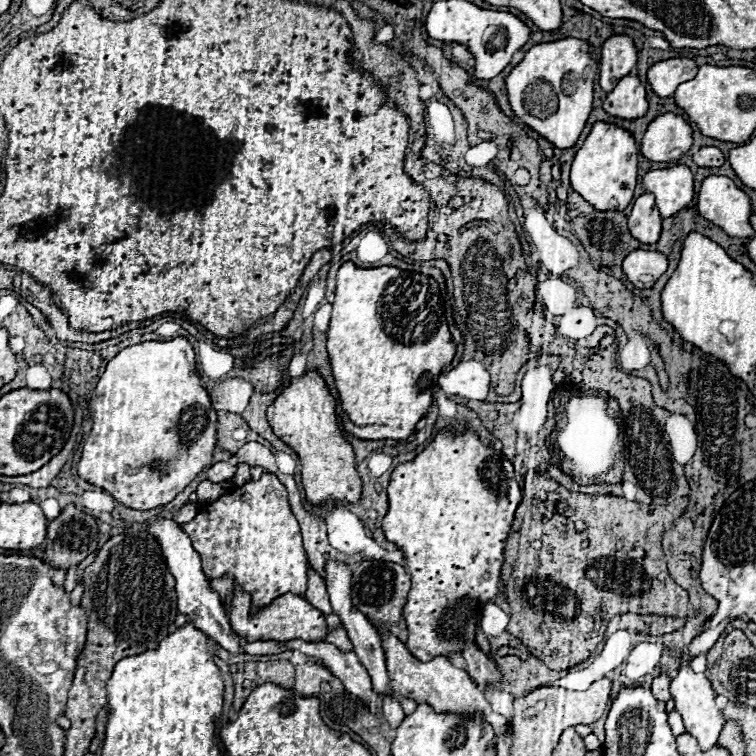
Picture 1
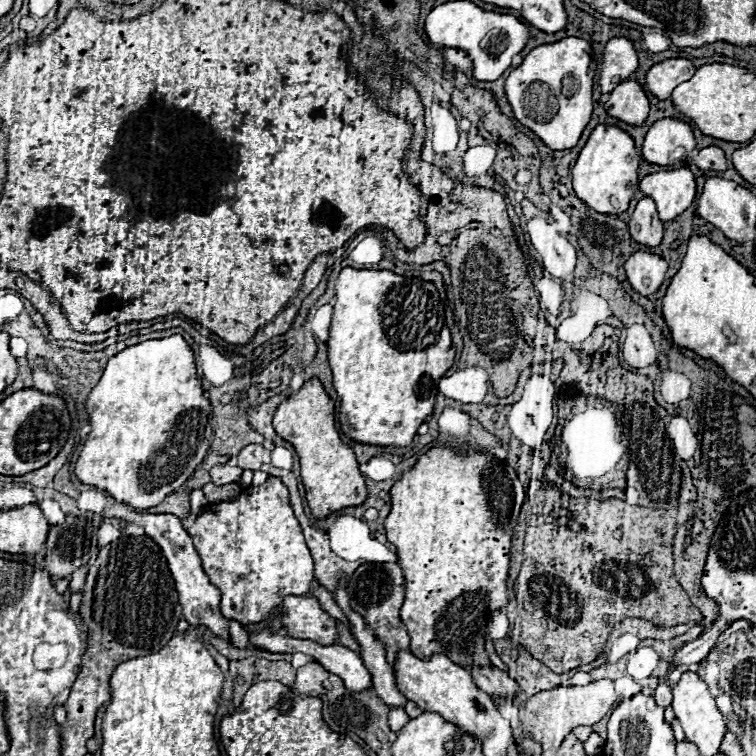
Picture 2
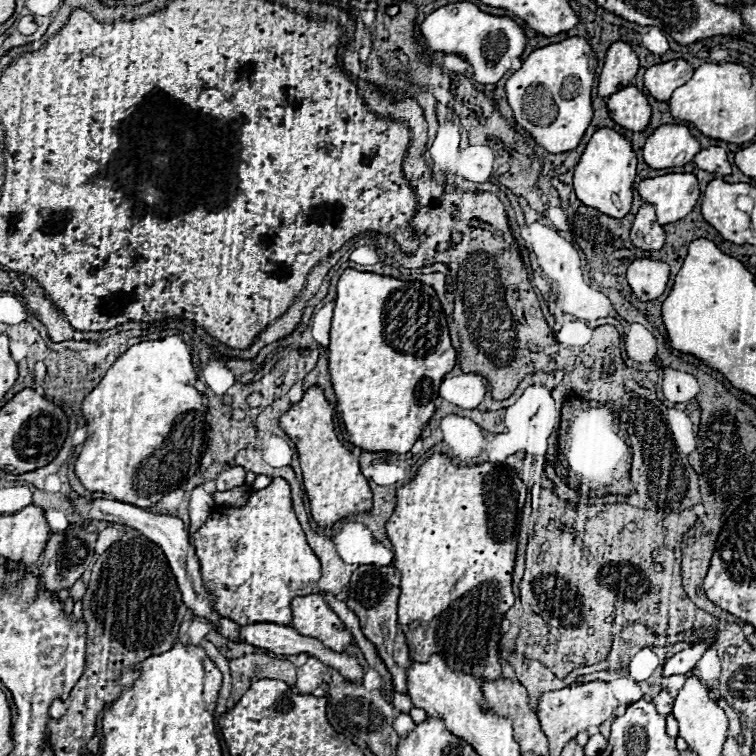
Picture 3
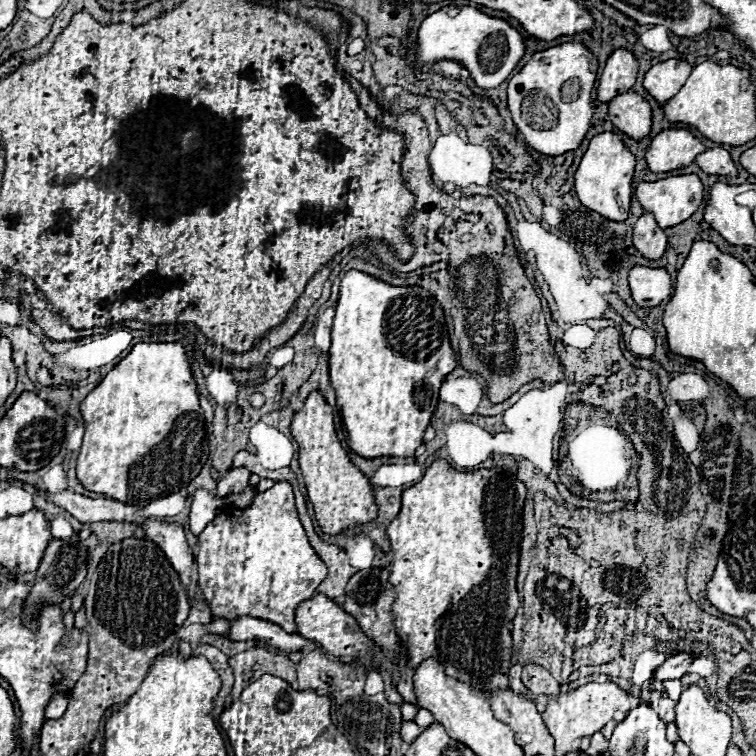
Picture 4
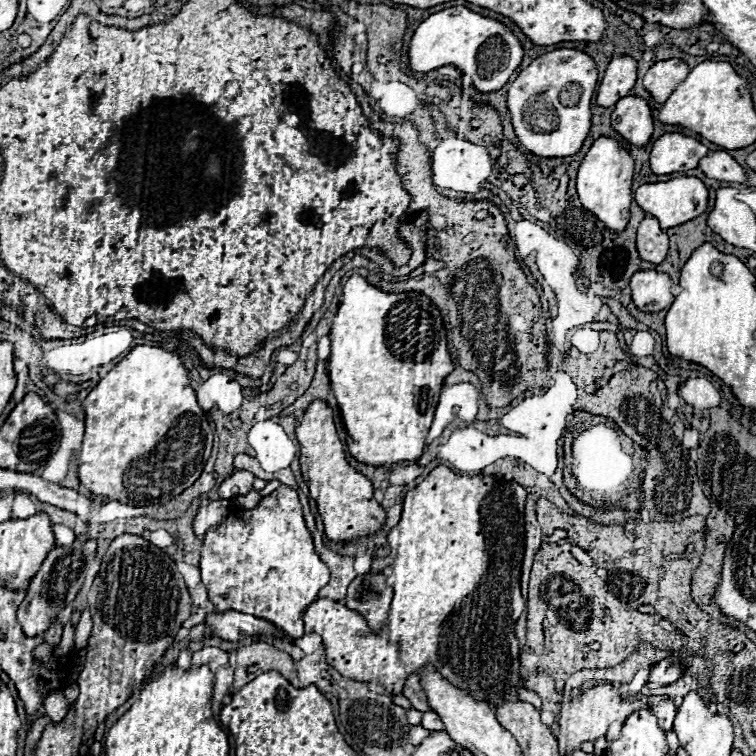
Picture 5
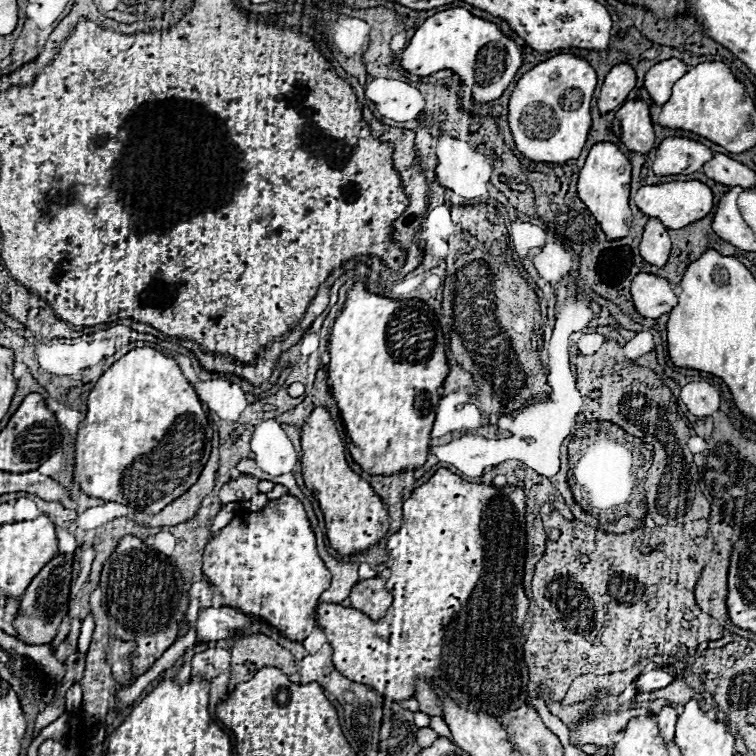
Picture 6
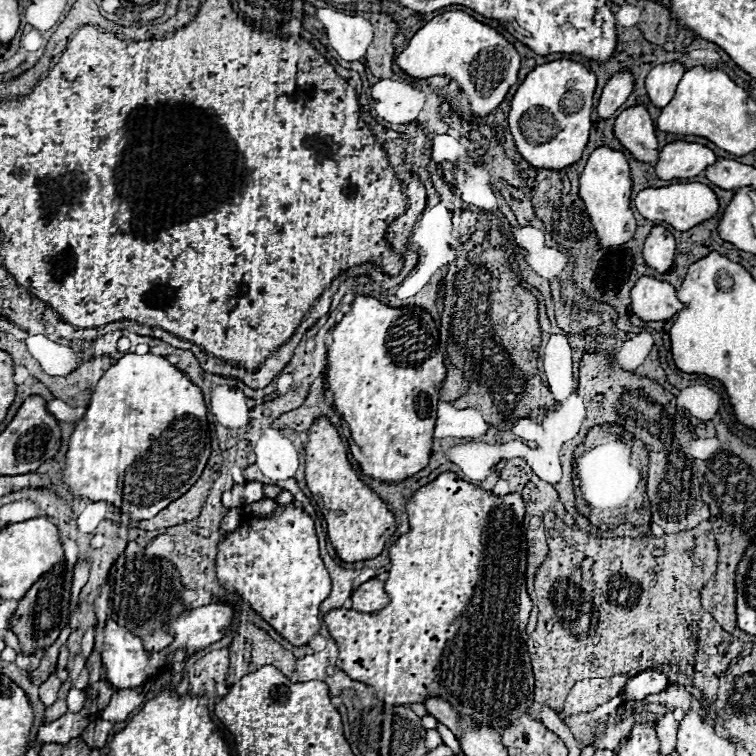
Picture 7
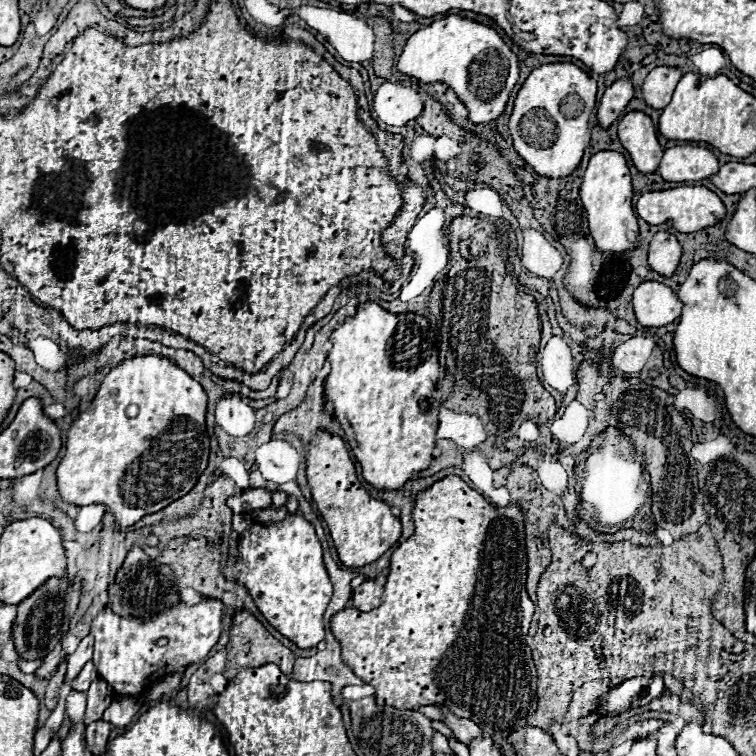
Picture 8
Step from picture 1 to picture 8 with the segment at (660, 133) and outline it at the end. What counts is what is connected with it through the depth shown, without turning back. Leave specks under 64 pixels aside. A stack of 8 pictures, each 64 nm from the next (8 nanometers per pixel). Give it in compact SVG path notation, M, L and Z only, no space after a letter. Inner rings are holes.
M672 146L664 150L662 162L658 166L660 176L666 182L702 180L710 178L718 170L716 156L702 146Z

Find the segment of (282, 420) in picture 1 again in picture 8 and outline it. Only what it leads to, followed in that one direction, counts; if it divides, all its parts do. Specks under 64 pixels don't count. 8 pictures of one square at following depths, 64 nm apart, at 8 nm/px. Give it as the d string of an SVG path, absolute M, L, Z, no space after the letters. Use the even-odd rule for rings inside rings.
M316 430L310 440L306 464L306 478L312 490L312 498L316 502L318 512L330 528L330 536L338 550L338 558L346 566L366 566L378 560L390 546L398 542L402 532L400 520L390 512L388 504L374 500L368 494L368 490L360 484L350 454L338 434Z

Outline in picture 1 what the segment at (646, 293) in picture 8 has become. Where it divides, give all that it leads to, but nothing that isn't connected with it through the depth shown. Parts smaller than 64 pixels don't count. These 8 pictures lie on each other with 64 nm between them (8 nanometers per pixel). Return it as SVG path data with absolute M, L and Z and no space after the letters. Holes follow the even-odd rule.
M632 250L622 260L622 270L636 288L652 288L666 266L668 258L656 250Z

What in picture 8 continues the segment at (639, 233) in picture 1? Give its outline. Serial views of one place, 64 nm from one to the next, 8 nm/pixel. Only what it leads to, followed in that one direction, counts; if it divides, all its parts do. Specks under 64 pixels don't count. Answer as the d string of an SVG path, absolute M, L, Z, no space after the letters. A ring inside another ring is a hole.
M660 230L654 234L650 246L648 246L648 264L652 270L656 270L662 276L672 276L680 262L680 244L674 238L674 234Z

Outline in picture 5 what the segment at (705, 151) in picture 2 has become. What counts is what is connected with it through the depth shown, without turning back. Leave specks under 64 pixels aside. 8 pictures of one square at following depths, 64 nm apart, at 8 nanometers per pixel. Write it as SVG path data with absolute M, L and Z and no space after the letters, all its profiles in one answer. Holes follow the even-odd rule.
M724 150L710 152L708 156L700 160L698 166L708 178L714 178L714 180L724 180L724 182L744 182L746 180L742 166Z

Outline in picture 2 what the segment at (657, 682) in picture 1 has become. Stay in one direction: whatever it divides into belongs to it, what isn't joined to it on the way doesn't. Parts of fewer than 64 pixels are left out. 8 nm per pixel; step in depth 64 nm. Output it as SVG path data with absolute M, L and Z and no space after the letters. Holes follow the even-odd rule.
M660 680L660 684L656 686L656 690L654 690L654 698L656 698L656 702L660 702L660 706L670 706L670 702L672 702L672 688L666 684L666 680Z

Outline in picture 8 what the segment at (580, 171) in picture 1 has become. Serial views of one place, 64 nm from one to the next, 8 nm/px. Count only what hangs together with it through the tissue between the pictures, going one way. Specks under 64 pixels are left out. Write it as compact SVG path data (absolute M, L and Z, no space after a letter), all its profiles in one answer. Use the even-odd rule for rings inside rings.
M600 150L592 154L588 168L582 176L580 198L584 202L588 214L590 234L596 242L598 250L608 252L624 252L636 246L638 238L638 222L632 210L632 184L630 184L630 170L626 164L624 154L614 150Z

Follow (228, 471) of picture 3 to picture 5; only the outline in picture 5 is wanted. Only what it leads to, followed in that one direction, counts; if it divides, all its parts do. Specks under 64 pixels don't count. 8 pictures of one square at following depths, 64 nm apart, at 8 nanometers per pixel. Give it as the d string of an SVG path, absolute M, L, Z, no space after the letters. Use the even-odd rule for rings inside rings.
M236 470L232 472L218 488L218 496L222 500L230 500L234 496L244 496L246 492L252 490L252 482L254 482L254 474L248 470Z

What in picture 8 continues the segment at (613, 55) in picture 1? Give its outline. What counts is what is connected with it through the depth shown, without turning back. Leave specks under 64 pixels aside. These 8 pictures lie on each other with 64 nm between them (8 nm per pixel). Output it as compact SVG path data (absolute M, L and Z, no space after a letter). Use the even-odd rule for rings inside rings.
M620 78L612 86L608 86L596 112L600 126L608 128L622 114L624 106L632 100L632 96L634 96L634 88L630 78Z

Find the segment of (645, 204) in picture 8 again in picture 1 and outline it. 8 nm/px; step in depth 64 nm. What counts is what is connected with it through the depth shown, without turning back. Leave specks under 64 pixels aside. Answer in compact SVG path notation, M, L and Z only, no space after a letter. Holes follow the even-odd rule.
M680 164L644 174L644 190L656 196L656 208L662 218L680 212L694 198L694 178L688 166Z

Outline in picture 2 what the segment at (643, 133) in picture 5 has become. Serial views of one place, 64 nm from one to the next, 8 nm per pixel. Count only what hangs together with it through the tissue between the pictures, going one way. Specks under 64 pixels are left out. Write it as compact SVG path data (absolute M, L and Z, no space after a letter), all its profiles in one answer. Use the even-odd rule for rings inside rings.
M624 80L610 92L606 112L626 124L642 124L650 112L648 96L636 80Z

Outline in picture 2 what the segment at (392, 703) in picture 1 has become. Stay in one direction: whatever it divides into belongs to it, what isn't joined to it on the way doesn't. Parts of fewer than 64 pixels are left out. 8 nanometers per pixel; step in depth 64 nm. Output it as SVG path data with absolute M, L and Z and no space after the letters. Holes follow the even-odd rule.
M390 706L388 710L388 724L392 732L398 732L400 726L404 726L404 722L408 722L408 714L400 708L400 706Z

